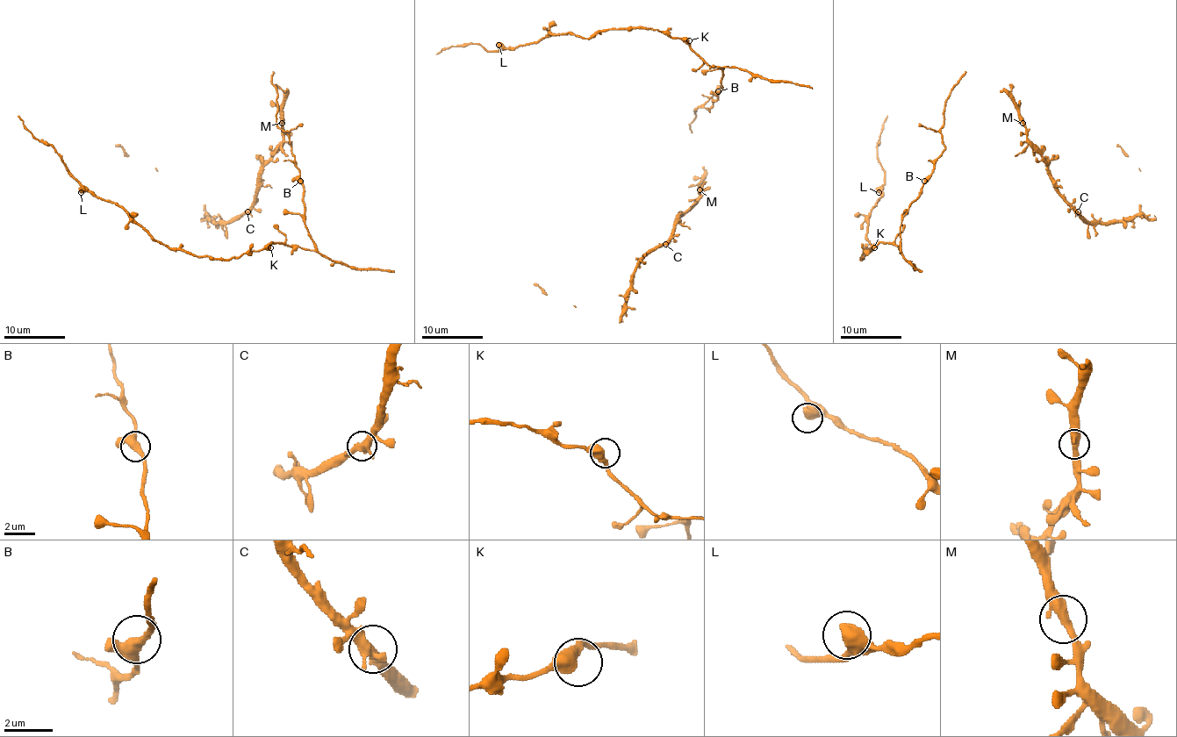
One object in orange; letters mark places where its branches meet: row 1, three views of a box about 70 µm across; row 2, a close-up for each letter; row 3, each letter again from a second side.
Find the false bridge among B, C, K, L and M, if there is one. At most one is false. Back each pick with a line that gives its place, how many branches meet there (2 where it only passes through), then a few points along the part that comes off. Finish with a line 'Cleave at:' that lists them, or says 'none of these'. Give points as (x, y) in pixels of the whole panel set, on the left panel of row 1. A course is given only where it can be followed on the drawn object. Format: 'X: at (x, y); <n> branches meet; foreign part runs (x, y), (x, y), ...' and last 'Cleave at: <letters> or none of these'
Cleave at: none of these

